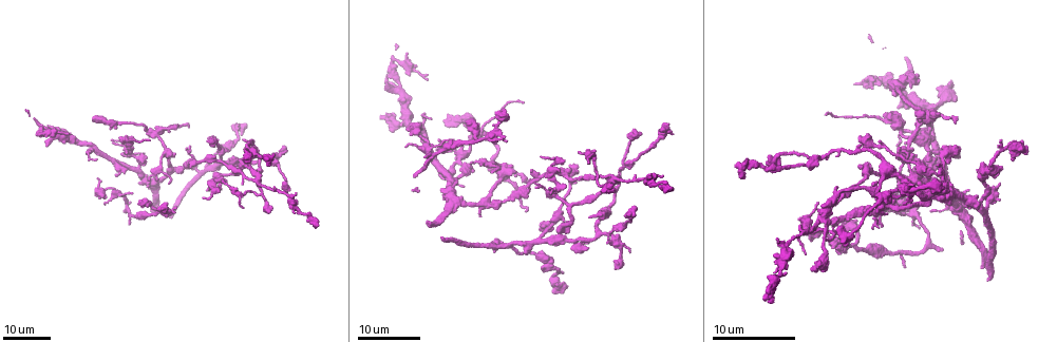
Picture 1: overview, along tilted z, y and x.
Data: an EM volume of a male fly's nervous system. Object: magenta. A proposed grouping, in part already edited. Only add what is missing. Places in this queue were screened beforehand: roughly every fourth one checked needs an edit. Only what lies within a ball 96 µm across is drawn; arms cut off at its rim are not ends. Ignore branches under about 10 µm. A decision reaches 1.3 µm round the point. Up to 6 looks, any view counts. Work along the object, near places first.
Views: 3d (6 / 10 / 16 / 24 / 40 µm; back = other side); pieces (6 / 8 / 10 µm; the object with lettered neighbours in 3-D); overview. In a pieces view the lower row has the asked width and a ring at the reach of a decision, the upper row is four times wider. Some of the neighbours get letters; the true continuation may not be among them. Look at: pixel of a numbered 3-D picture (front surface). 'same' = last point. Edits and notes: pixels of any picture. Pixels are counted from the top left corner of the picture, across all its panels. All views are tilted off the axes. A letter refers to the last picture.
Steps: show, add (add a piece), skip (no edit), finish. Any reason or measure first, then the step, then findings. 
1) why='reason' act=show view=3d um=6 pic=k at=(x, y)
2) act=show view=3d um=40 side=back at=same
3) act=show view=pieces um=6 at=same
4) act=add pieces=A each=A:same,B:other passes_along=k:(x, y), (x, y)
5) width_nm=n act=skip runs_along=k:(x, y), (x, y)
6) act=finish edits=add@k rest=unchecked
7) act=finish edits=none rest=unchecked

why='thin end' act=show view=3d um=24 pic=1 at=(938, 163)

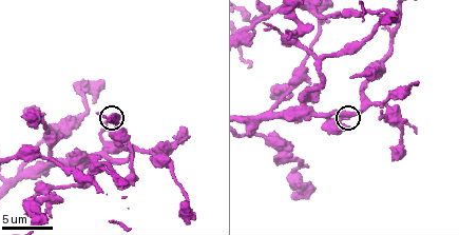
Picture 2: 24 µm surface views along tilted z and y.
act=show view=pieces um=6 pic=2 at=(346, 119)

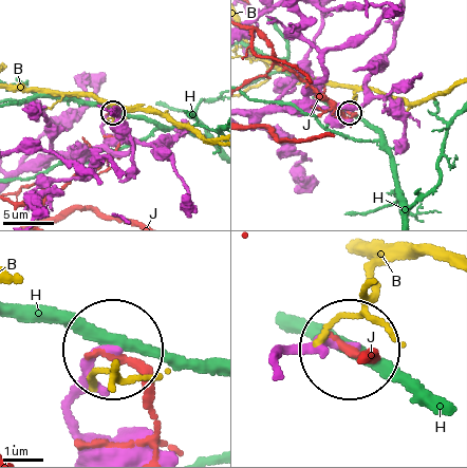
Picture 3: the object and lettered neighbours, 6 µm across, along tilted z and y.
act=skip each=B:other,H:other,J:other runs_along=3:(280, 353), (344, 344) found='no lettered piece goes on from it'

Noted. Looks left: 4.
why='thin end' act=show view=3d um=16 pic=1 at=(127, 152)

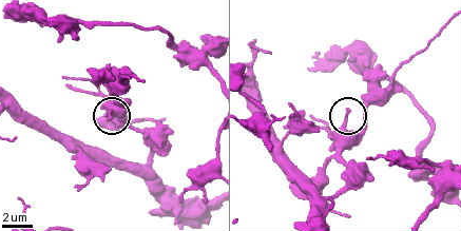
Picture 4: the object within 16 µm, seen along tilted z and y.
why='closer look' act=show view=3d um=6 pic=4 at=(350, 110)

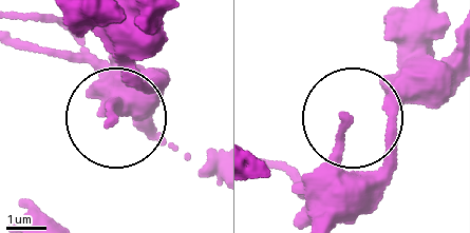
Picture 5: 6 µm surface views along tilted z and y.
act=show view=pieces um=10 pic=5 at=(112, 119)

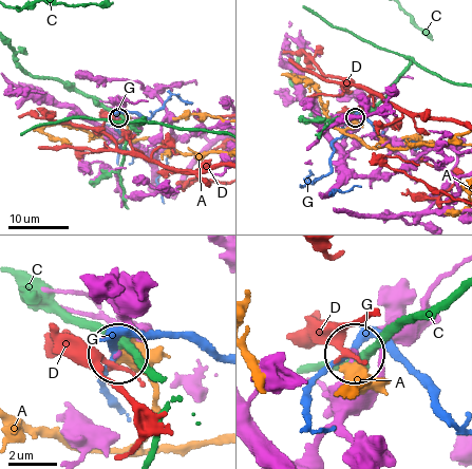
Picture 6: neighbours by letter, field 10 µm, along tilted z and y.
act=skip each=A:other,C:other,D:other,G:other found='no lettered piece goes on from it'

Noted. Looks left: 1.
act=finish edits=none rest=unchecked

